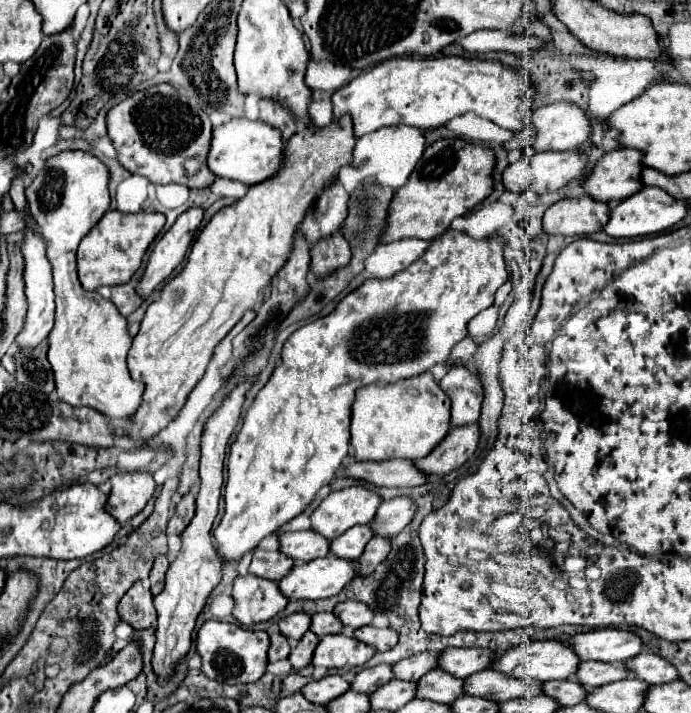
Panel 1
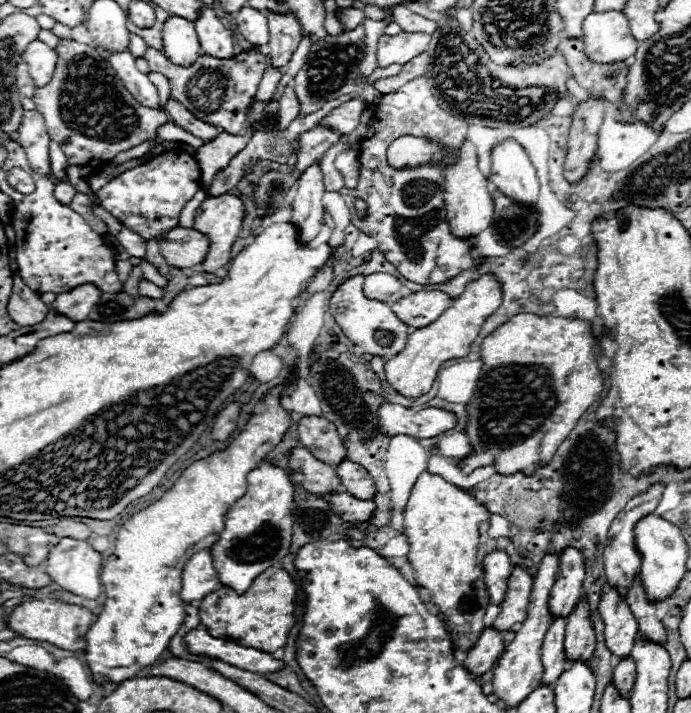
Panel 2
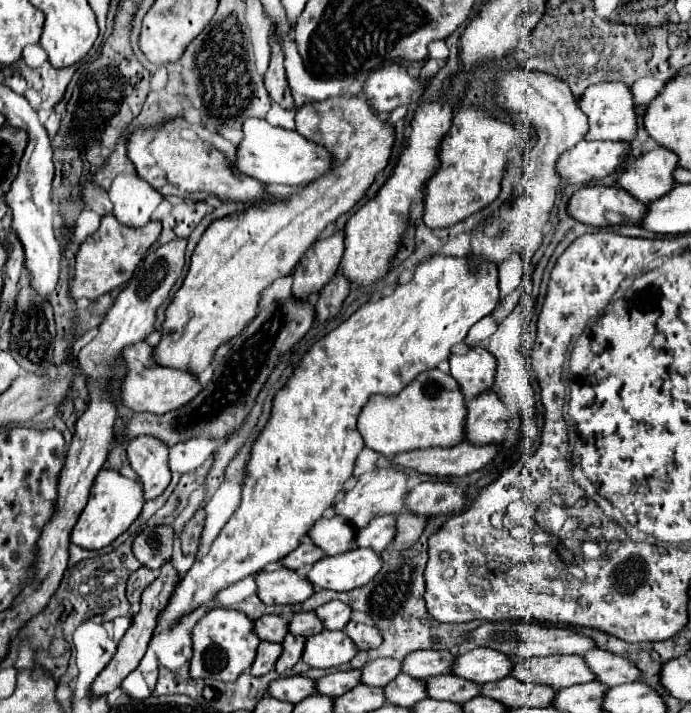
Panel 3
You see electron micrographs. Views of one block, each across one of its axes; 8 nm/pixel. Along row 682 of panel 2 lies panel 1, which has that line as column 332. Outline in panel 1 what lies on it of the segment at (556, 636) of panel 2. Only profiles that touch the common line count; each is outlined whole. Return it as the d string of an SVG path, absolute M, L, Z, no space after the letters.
M362 524L362 526L352 526L350 530L346 530L342 536L338 536L336 540L332 540L330 544L330 554L336 554L338 558L346 558L346 560L356 560L362 556L364 546L368 544L368 540L372 538L372 530L370 524Z

